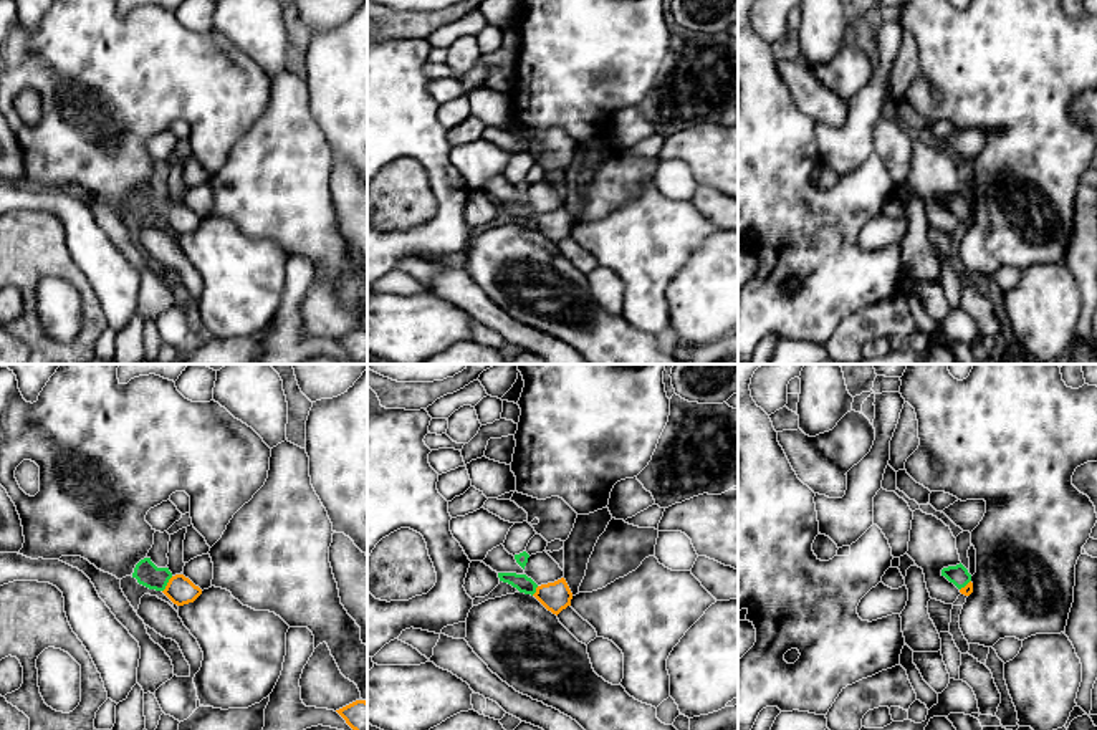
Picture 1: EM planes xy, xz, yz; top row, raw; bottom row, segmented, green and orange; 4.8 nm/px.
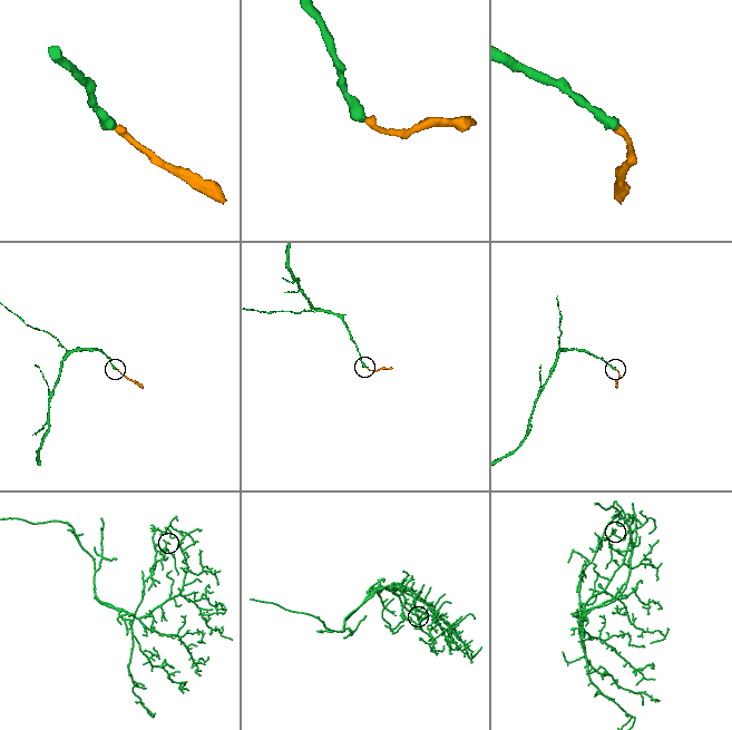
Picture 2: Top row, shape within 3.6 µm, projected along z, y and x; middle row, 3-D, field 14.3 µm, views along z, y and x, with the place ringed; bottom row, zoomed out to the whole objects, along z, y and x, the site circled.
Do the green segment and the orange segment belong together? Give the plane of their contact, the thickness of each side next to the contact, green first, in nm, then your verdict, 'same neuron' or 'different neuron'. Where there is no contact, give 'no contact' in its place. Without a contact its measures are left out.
xy | 120/140 nm | same neuron

